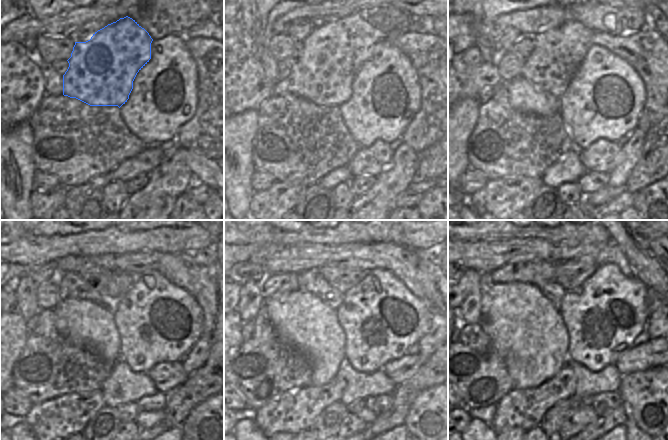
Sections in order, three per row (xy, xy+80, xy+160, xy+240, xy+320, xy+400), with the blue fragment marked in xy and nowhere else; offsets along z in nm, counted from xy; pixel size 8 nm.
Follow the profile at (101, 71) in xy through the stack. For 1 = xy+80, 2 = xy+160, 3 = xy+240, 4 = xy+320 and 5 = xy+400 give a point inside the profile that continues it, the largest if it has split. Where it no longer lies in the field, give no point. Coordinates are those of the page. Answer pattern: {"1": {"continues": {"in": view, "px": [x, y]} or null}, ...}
{"1": {"continues": {"in": "xy+80", "px": [333, 53]}}, "2": {"continues": {"in": "xy+160", "px": [557, 54]}}, "3": {"continues": {"in": "xy+240", "px": [120, 282]}}, "4": {"continues": {"in": "xy+320", "px": [247, 328]}}, "5": {"continues": {"in": "xy+400", "px": [472, 335]}}}

